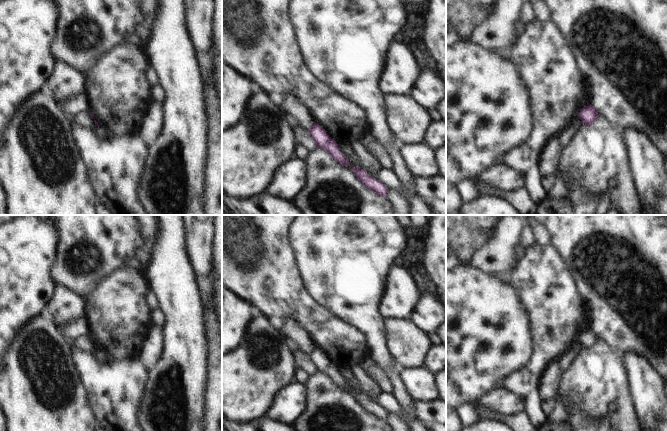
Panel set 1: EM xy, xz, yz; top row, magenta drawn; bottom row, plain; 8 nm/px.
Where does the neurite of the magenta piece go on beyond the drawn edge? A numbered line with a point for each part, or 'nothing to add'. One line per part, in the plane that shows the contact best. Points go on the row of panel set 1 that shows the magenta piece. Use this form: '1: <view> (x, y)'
nothing to add

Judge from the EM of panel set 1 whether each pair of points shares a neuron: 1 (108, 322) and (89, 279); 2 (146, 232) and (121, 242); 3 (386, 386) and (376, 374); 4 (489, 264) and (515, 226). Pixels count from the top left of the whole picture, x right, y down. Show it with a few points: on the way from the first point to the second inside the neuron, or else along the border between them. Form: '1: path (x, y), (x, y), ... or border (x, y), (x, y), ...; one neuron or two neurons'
1: border (111, 273), (105, 276), (86, 295), (81, 296); two neurons
2: border (138, 225), (138, 230), (143, 240), (143, 248); two neurons
3: path (383, 383), (379, 377); one neuron
4: path (497, 255), (507, 235); one neuron

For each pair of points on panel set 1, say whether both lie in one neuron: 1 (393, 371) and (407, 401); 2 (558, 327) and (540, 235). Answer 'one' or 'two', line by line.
1: one
2: two

